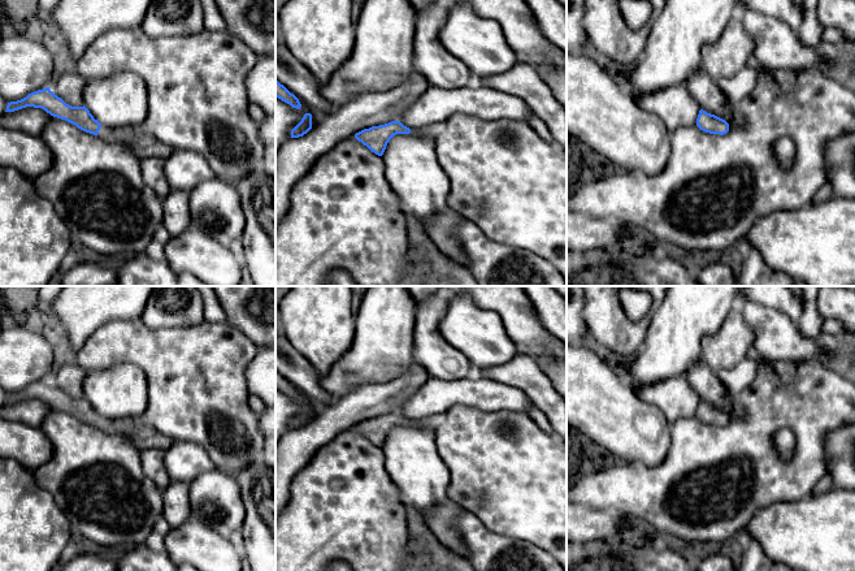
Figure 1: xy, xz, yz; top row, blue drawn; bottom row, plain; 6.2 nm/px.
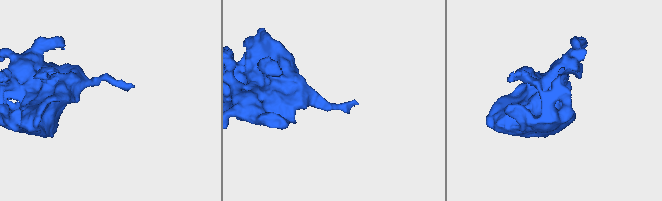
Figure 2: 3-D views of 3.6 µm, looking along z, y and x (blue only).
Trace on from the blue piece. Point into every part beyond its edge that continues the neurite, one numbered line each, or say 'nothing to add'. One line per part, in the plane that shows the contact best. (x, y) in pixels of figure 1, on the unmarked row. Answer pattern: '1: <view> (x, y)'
1: xy (143, 436)

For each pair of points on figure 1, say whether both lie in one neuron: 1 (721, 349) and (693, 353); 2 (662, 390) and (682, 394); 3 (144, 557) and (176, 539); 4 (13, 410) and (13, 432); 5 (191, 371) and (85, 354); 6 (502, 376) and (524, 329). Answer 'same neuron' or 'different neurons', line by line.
1: different neurons
2: same neuron
3: different neurons
4: different neurons
5: same neuron
6: different neurons

